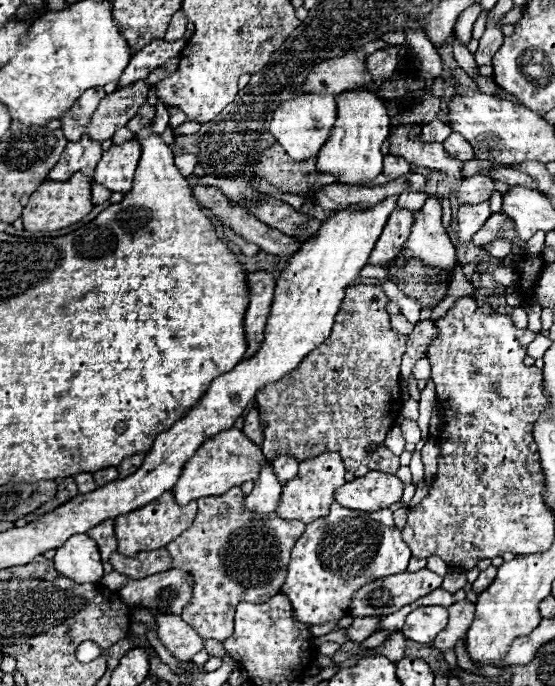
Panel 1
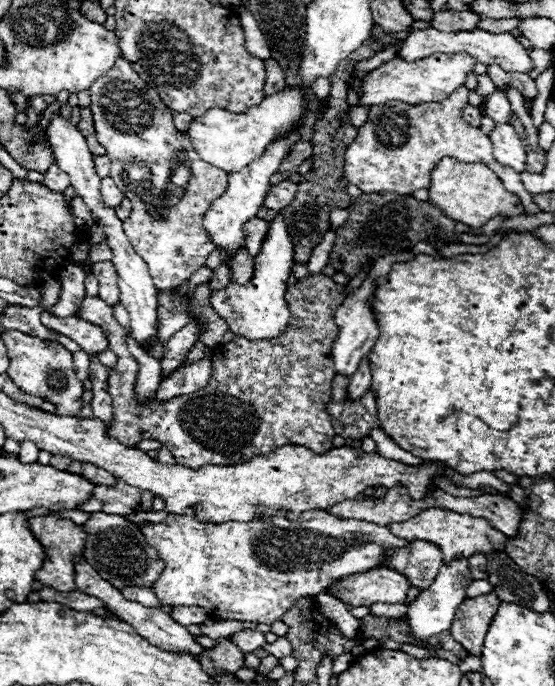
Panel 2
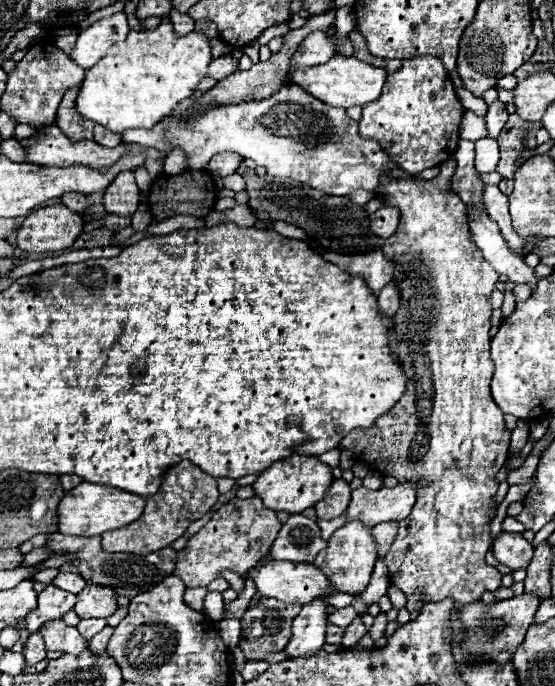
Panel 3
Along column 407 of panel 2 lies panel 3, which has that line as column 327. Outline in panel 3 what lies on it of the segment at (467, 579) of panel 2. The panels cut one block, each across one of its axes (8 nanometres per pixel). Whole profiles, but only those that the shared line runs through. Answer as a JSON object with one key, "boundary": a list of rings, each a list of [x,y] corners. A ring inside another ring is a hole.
{"boundary":[[[310,602],[310,606],[302,606],[300,614],[292,620],[292,638],[282,650],[284,654],[290,658],[302,658],[322,650],[328,624],[326,606],[326,602]]]}

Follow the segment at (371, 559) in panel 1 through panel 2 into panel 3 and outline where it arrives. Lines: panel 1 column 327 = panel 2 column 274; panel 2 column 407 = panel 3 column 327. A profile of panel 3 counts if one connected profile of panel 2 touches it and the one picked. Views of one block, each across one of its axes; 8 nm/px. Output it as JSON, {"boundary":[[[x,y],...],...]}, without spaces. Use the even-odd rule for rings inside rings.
{"boundary":[[[292,514],[282,524],[282,530],[272,544],[272,556],[274,560],[286,562],[314,562],[326,546],[328,542],[322,540],[316,520]]]}

